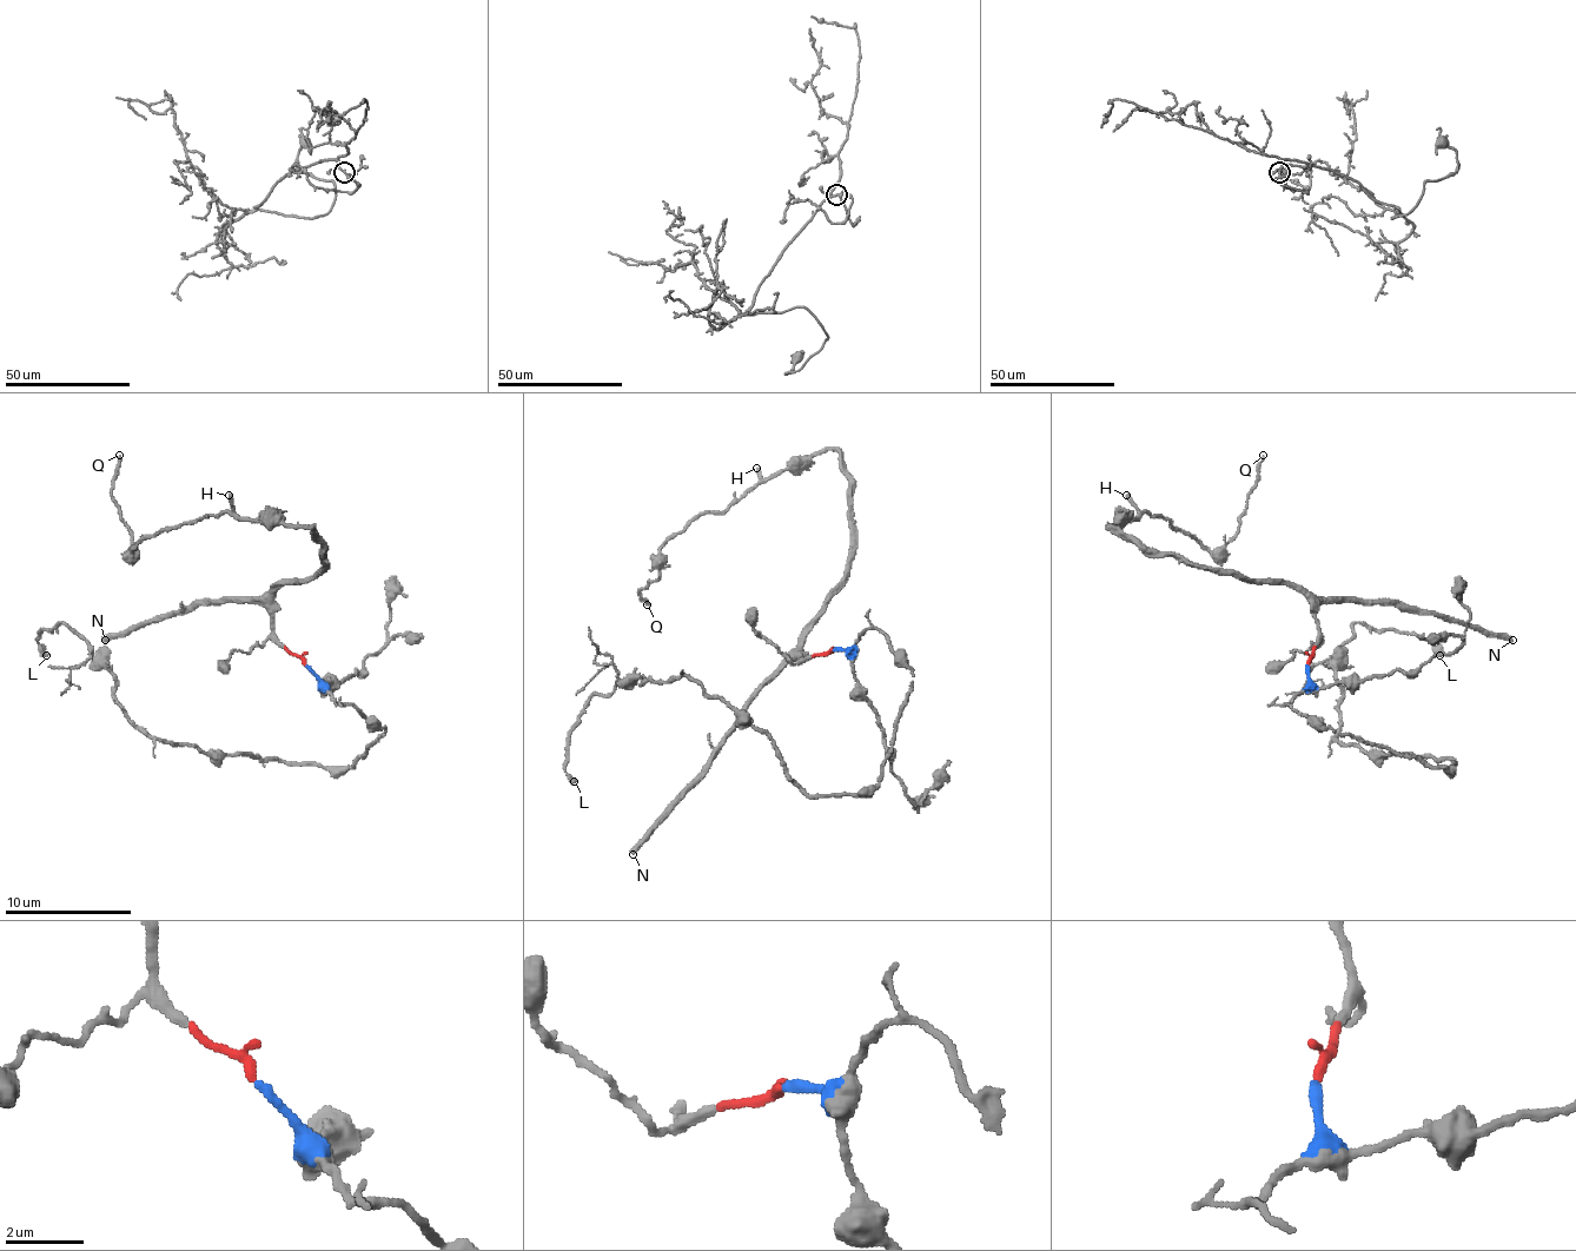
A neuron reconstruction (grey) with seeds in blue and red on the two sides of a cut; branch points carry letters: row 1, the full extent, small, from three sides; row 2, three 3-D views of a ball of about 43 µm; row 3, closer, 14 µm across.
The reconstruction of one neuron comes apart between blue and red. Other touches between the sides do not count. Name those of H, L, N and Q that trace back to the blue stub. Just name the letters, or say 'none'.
L

